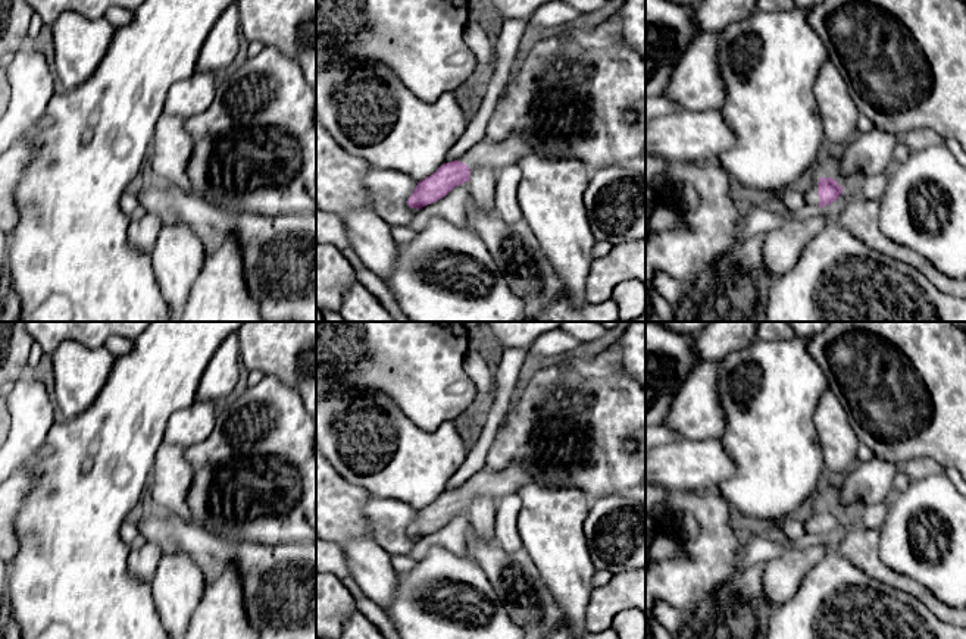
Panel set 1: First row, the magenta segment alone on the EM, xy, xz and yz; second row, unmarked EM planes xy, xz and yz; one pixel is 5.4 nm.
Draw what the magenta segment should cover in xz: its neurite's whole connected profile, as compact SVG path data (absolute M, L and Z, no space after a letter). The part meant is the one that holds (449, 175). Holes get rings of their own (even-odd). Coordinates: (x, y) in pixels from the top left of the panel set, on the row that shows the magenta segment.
M518 132L509 138L493 142L484 138L454 162L443 163L432 175L419 181L407 198L407 206L422 209L447 195L454 187L468 182L469 175L478 167L500 170L515 165L520 157L534 154L531 144Z

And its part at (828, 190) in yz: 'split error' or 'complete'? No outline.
split error

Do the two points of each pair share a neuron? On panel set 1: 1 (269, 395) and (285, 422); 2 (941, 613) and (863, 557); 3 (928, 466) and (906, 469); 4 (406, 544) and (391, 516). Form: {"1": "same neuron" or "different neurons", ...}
{"1": "same neuron", "2": "same neuron", "3": "same neuron", "4": "same neuron"}

